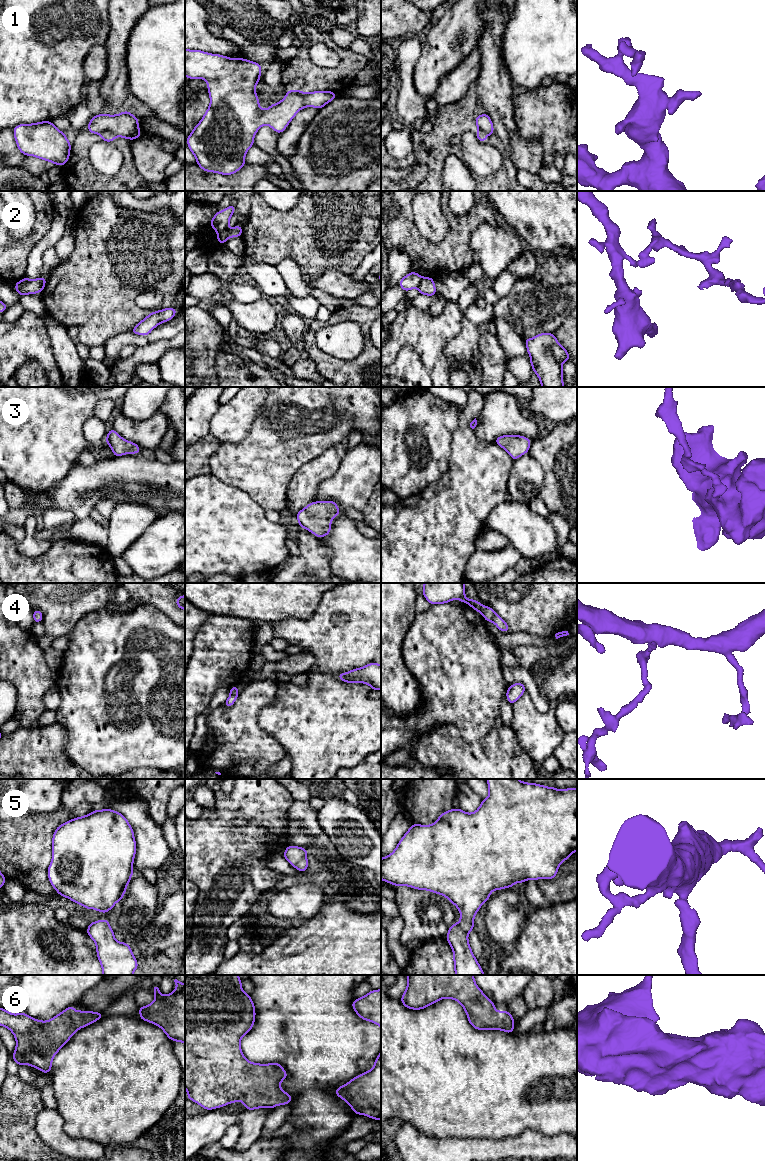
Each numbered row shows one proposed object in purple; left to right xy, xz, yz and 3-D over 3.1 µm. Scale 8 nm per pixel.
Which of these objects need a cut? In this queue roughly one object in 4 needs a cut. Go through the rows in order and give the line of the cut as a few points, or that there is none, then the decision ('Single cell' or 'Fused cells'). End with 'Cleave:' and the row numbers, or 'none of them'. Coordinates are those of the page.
1: Split along xy (100, 133), (111, 131), (116, 135). Fused cells
2: Split along xz (228, 228), (217, 232). Fused cells
3: No split. Single cell
4: No split. Single cell
5: No split. Single cell
6: No split. Single cell
Cleave: 1, 2

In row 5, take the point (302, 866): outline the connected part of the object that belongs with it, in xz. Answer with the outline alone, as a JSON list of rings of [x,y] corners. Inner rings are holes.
[[[287,846],[283,856],[299,872],[306,872],[309,862],[306,859],[308,851],[298,846]]]

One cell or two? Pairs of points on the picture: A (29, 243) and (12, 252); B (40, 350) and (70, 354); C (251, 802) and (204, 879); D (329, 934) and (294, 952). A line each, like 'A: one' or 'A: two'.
A: one
B: two
C: one
D: one

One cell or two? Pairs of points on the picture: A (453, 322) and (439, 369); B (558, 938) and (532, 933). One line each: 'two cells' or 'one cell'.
A: one cell
B: one cell

